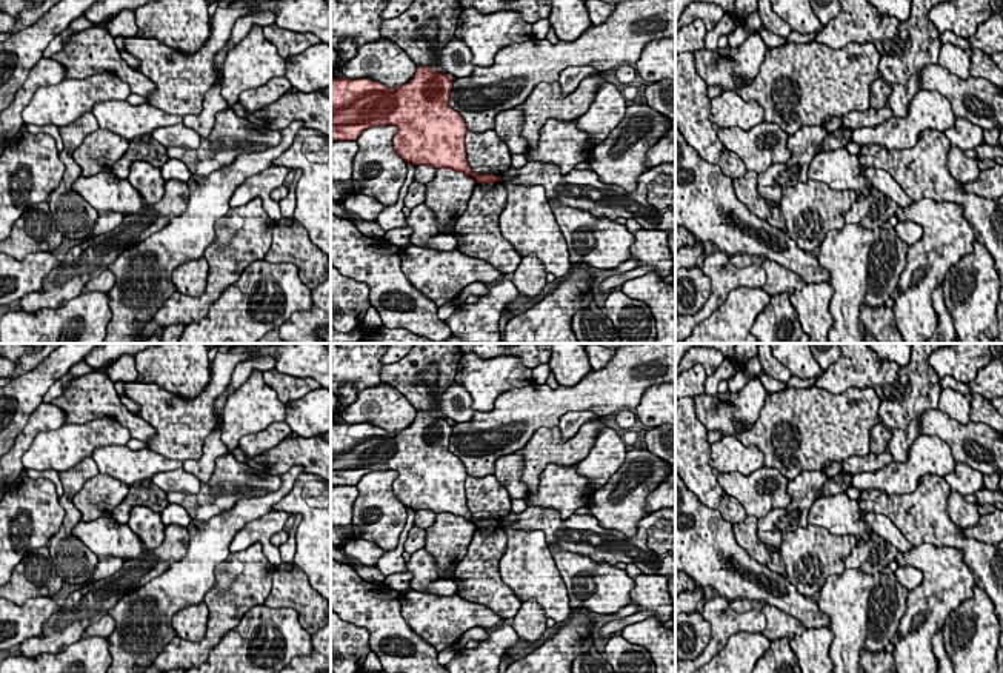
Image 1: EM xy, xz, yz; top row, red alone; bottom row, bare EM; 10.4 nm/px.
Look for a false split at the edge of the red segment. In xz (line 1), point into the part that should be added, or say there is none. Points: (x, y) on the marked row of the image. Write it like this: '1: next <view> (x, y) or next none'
1: next none

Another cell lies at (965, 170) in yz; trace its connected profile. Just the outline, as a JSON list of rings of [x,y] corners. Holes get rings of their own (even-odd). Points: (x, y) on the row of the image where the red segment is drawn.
[[[951,145],[948,151],[948,168],[951,176],[961,185],[975,182],[980,174],[978,160],[965,156],[965,151]]]

